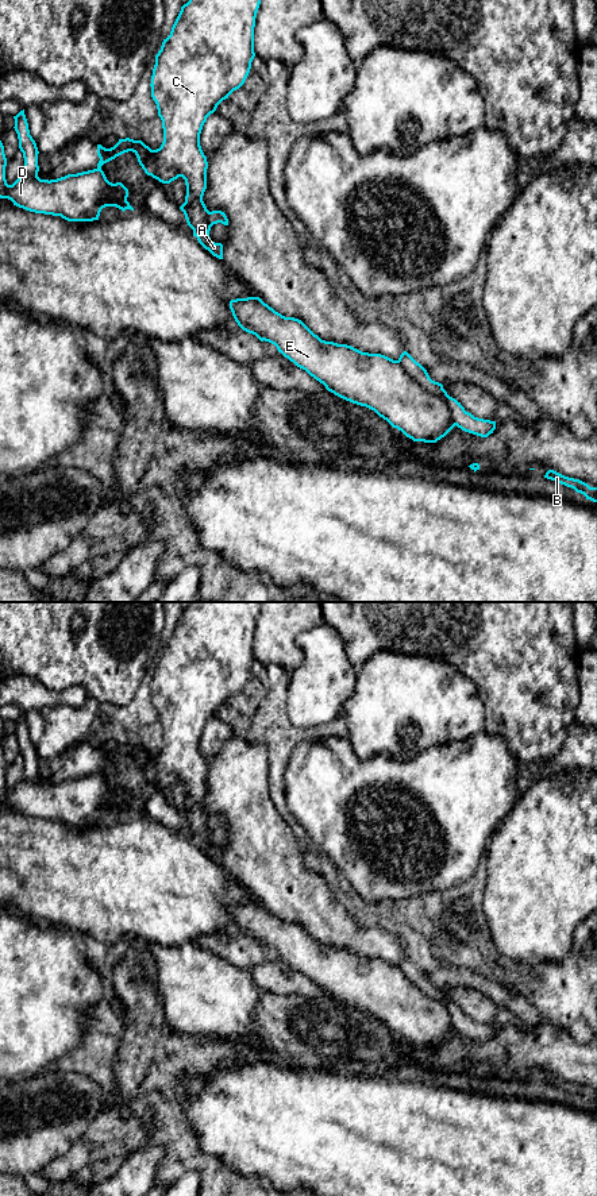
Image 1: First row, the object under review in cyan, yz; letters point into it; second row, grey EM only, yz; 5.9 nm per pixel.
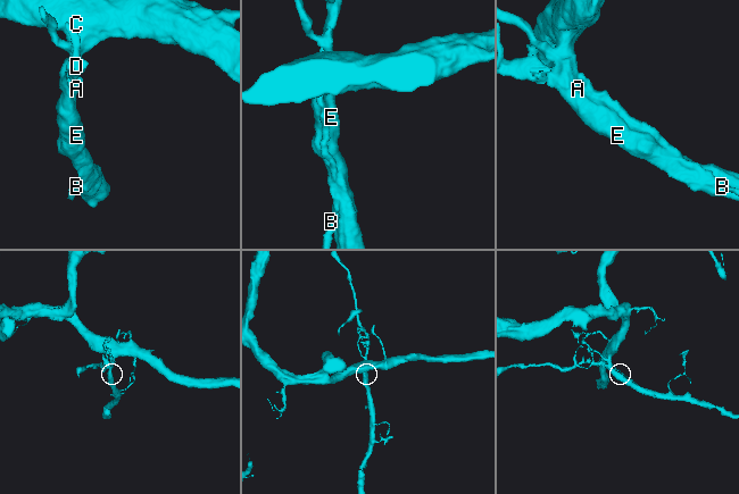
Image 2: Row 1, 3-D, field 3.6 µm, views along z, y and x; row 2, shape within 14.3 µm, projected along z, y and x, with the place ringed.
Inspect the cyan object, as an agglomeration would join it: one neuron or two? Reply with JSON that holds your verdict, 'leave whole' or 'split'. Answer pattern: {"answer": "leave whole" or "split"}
{"answer": "split"}

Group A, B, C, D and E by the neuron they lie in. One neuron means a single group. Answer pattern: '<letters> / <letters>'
A C D E / B

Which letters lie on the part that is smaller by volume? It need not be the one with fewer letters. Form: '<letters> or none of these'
B

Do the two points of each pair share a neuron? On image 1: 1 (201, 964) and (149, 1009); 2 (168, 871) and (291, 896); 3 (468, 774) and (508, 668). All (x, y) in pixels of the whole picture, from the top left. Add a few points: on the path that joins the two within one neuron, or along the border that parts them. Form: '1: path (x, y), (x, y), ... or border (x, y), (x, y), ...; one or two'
1: border (156, 965), (156, 990), (162, 1000), (166, 1027); two
2: border (222, 867), (238, 879), (258, 901); two
3: border (484, 730), (492, 736), (501, 736), (509, 749); two

